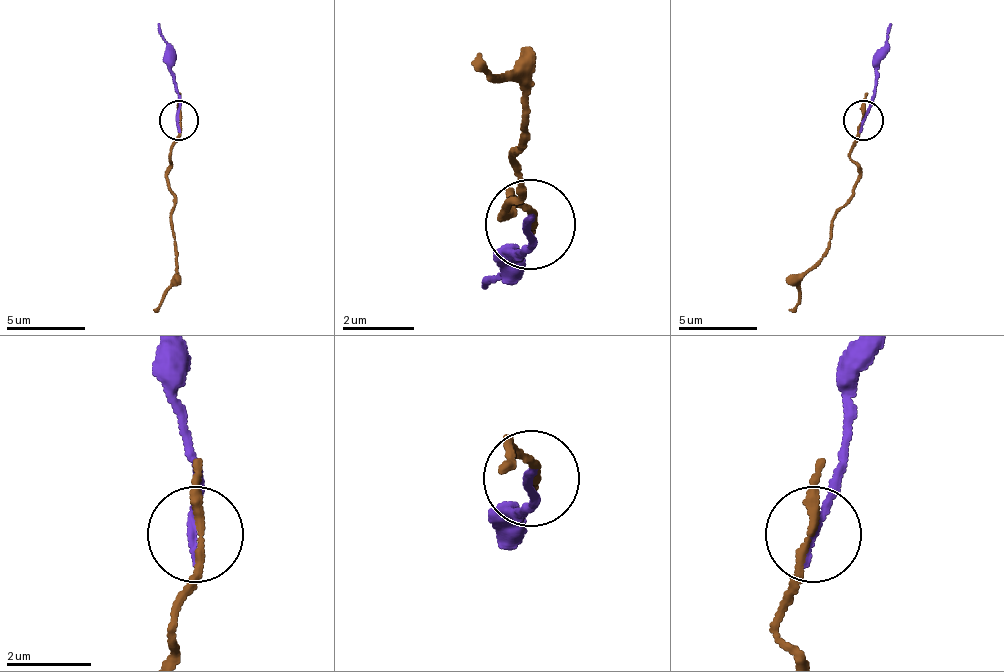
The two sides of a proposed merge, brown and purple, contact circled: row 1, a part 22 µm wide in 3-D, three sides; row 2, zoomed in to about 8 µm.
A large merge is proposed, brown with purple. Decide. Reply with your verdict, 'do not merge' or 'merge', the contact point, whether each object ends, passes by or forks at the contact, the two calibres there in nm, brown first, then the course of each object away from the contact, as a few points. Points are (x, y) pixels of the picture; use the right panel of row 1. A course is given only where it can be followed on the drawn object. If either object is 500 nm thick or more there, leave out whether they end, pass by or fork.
do not merge; at (863, 120); brown passes by; purple ends there; 180 nm thick on the brown side, 200 nm on the other; brown runs (862, 119), (858, 139), (850, 147), (858, 182), (831, 222), (827, 253), (803, 277), (799, 301), (787, 309); purple runs (862, 119), (878, 52), (890, 24)

